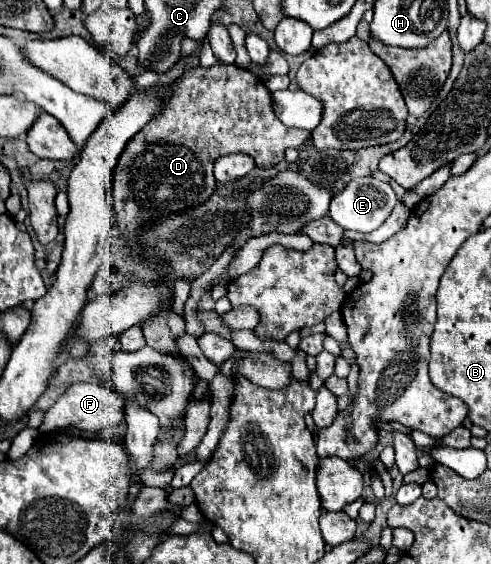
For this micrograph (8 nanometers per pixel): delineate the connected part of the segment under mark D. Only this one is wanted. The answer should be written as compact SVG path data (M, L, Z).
M234 64L186 70L178 80L174 80L172 88L174 90L166 104L162 104L160 114L156 114L126 144L118 166L114 168L114 176L110 176L110 200L116 214L116 224L120 234L128 238L136 236L142 220L178 212L206 200L206 196L210 196L210 192L216 188L216 178L212 172L216 158L232 152L246 152L254 156L256 166L274 166L284 160L286 148L300 148L310 138L310 132L306 130L284 126L272 110L272 96L264 82L252 72Z

